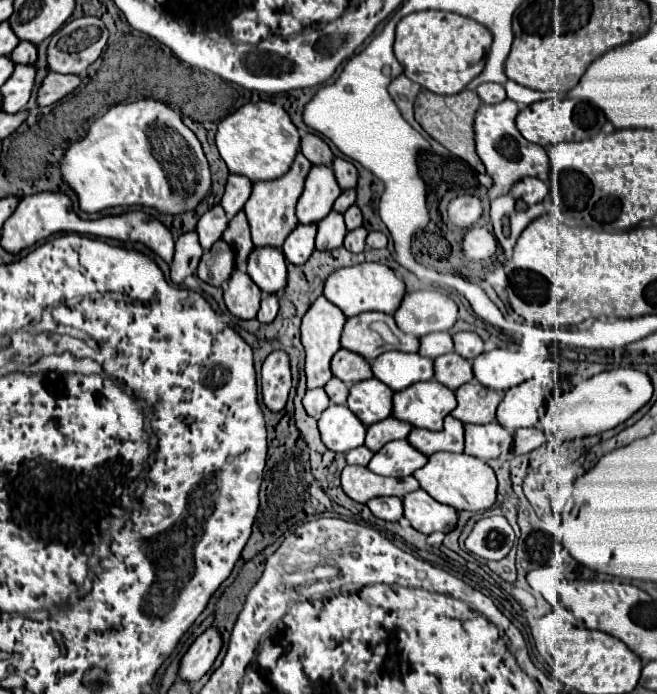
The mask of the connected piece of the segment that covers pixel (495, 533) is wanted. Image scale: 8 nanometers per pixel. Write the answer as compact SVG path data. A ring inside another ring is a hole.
M504 516L482 518L466 538L468 552L486 560L502 560L510 552L512 544L514 530Z

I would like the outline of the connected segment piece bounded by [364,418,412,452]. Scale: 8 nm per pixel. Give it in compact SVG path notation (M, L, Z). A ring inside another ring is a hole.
M384 418L382 422L376 422L376 424L368 426L364 446L368 446L372 452L378 452L384 444L388 444L392 440L406 438L410 430L412 430L410 424L404 424L404 422L394 420L394 418Z

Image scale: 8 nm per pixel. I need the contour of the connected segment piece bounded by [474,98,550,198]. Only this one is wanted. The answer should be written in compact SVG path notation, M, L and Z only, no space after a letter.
M510 98L498 104L482 104L476 114L474 132L476 132L476 154L480 156L482 164L486 166L486 174L492 178L492 186L488 188L490 198L504 196L512 190L516 182L526 176L538 178L542 182L548 180L550 174L550 160L542 146L530 144L514 126L518 116L518 106Z

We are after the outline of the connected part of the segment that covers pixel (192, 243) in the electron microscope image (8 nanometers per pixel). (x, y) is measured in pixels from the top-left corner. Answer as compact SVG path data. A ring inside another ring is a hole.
M186 232L176 240L174 260L170 264L170 280L174 284L182 284L186 276L196 274L198 262L202 258L202 248L194 232Z

